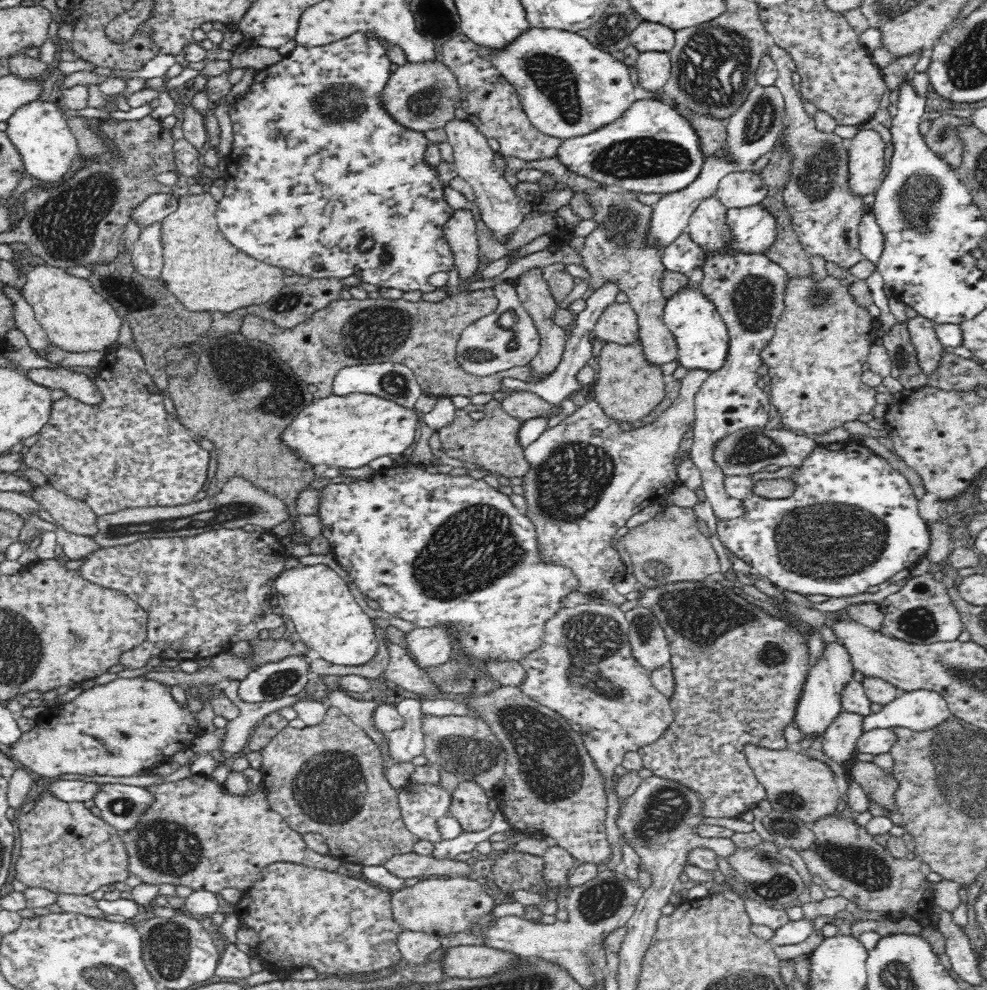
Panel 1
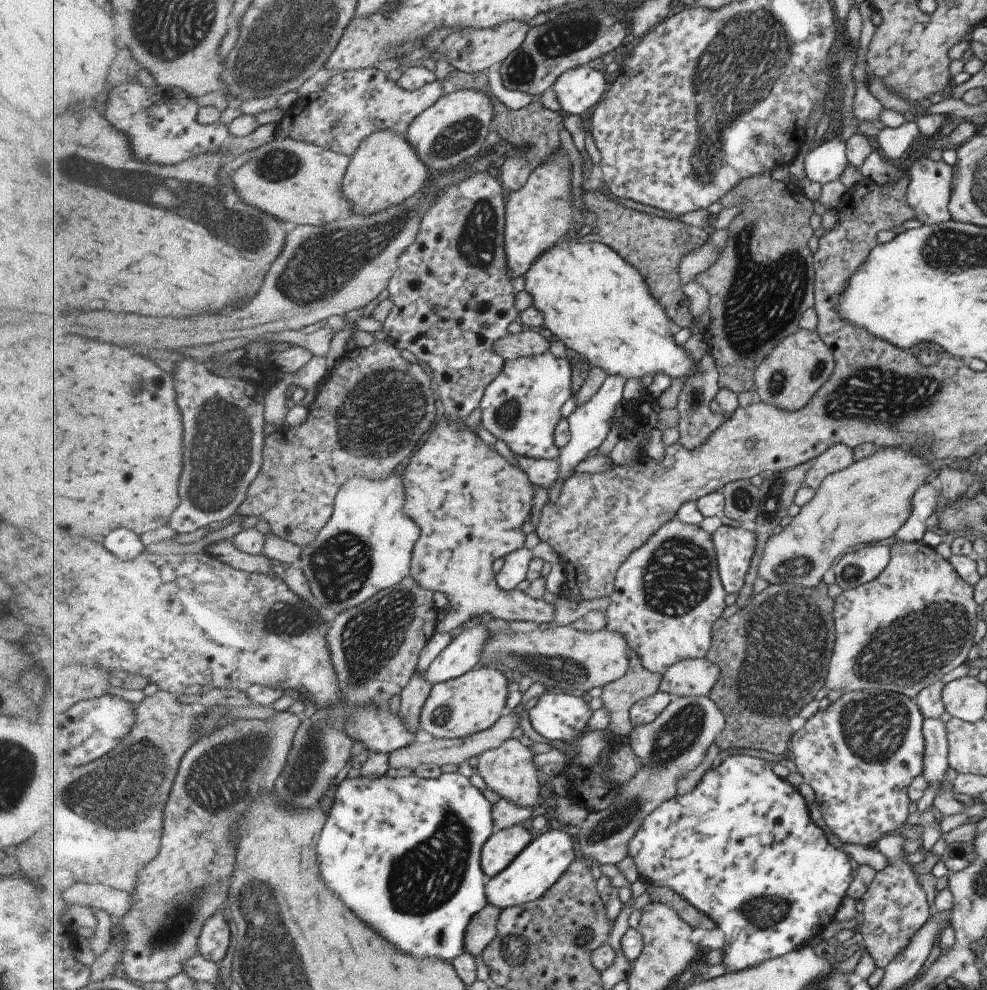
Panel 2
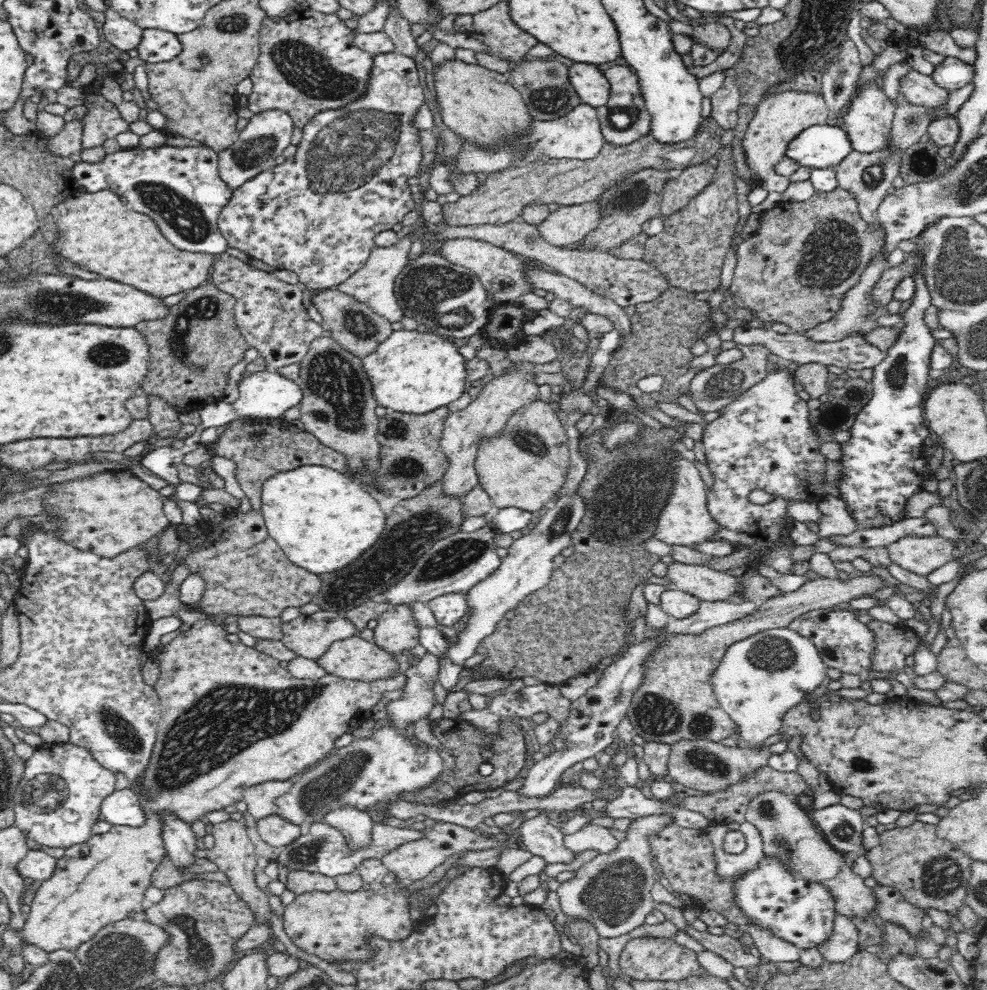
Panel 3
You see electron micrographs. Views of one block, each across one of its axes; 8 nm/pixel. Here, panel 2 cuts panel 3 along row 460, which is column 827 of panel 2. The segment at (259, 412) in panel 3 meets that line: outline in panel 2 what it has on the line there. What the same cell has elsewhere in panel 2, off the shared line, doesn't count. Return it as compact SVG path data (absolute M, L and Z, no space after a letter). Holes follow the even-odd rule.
M840 131L832 132L823 144L808 151L804 159L804 171L811 182L824 185L839 179L839 175L847 168L845 159L845 141Z

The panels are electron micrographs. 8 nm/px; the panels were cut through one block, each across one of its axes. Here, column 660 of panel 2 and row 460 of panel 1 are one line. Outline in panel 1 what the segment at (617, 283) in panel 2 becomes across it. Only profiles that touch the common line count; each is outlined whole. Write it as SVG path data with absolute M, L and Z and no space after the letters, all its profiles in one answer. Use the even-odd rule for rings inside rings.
M330 395L316 398L281 432L280 443L312 467L316 464L338 468L360 468L380 456L402 456L411 450L418 428L415 410L404 408L391 400L374 395Z

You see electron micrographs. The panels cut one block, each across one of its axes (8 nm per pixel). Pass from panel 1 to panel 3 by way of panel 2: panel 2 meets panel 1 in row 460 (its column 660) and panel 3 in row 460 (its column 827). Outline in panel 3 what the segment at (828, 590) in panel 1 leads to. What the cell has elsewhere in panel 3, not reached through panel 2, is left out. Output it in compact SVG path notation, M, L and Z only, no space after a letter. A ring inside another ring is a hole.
M916 262L913 276L916 292L911 298L910 305L901 316L902 322L899 324L899 335L892 343L892 346L886 351L885 357L873 368L873 379L871 380L874 396L868 401L868 404L858 412L855 424L850 431L853 437L850 442L843 444L844 454L842 462L845 466L845 477L840 483L840 488L846 496L847 506L854 512L854 518L858 524L864 525L864 528L883 527L891 525L890 520L900 520L905 500L920 490L922 482L922 468L926 460L918 460L922 454L922 444L930 436L930 429L924 424L924 412L920 410L924 406L924 394L926 392L926 378L928 374L930 359L935 346L935 338L929 331L929 326L924 321L924 314L931 305L932 295L929 292L925 273L922 271L924 263Z

